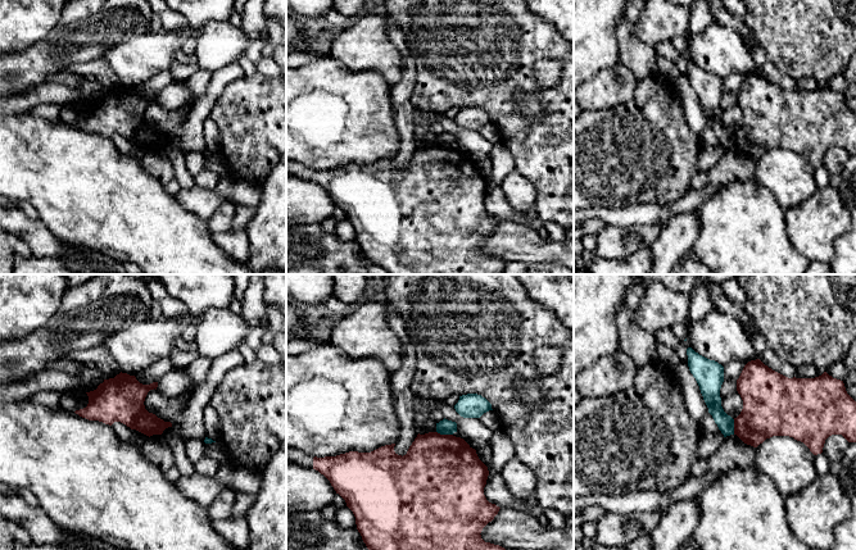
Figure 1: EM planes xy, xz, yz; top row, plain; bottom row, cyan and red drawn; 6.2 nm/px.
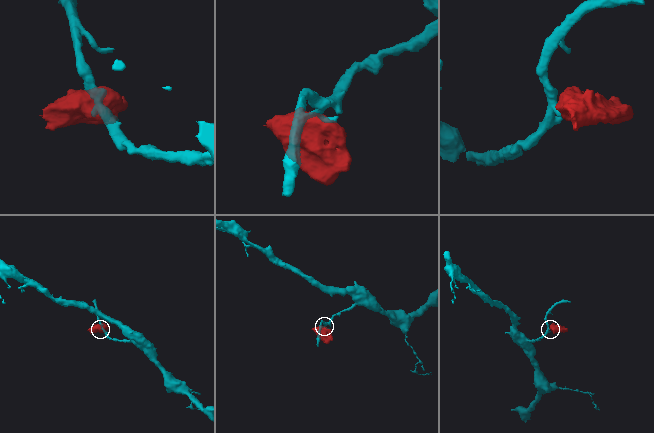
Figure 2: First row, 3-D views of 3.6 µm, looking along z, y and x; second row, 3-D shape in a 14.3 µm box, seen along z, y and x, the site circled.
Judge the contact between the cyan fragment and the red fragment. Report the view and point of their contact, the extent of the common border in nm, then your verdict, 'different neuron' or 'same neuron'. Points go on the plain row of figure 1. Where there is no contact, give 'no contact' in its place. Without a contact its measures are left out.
xz (444, 146) | 110 nm | different neuron

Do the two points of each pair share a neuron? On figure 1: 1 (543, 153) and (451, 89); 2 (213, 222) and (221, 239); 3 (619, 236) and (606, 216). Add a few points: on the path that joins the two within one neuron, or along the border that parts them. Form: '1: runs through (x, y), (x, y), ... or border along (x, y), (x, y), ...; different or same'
1: runs through (520, 131), (478, 89), (474, 89); same
2: border along (232, 228), (212, 233); different
3: border along (642, 223), (632, 226), (607, 224); different

